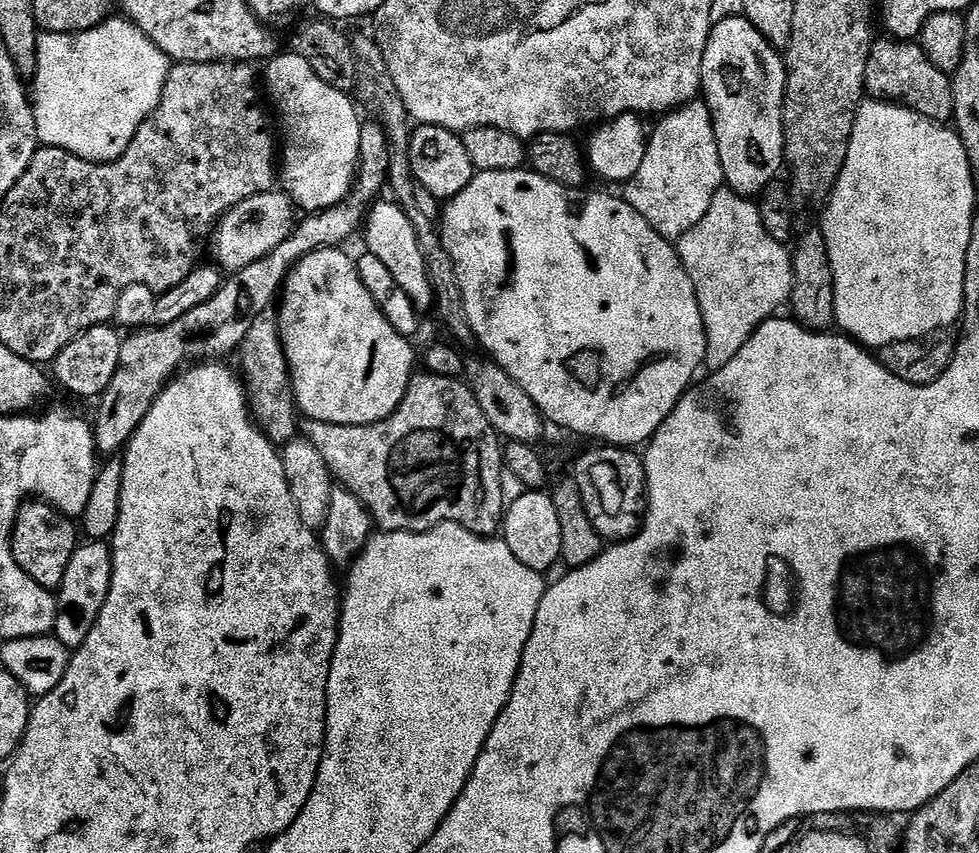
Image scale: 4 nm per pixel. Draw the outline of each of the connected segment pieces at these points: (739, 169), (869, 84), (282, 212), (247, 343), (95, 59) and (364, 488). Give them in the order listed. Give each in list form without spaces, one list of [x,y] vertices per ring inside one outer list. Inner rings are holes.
[[[743,15],[726,17],[725,20],[713,23],[706,54],[702,58],[702,100],[712,115],[725,185],[740,196],[759,197],[761,190],[777,179],[785,167],[784,87],[787,77],[784,56]]]
[[[895,38],[883,39],[877,39],[873,43],[868,55],[864,75],[865,93],[875,101],[887,101],[911,108],[930,120],[951,121],[954,98],[949,73],[935,68],[928,61],[919,43],[905,42]]]
[[[283,191],[259,192],[256,196],[246,198],[246,202],[238,202],[216,221],[211,233],[212,256],[211,259],[225,273],[231,274],[250,266],[250,262],[258,262],[258,258],[266,258],[274,246],[286,242],[293,228],[298,223],[297,209]]]
[[[264,311],[254,318],[254,322],[250,322],[250,330],[246,330],[246,338],[238,349],[239,356],[238,372],[242,377],[244,395],[248,397],[248,410],[256,421],[256,427],[271,444],[277,446],[297,439],[296,395],[292,389],[292,374],[288,371],[288,359],[280,337],[280,322],[275,311]]]
[[[109,18],[98,25],[97,28],[91,28],[85,32],[41,31],[38,38],[38,62],[36,63],[36,75],[34,77],[36,85],[33,88],[31,85],[30,99],[32,101],[32,113],[36,119],[36,139],[43,147],[61,148],[69,152],[71,156],[89,160],[92,164],[107,164],[118,159],[119,156],[123,156],[124,151],[130,146],[138,126],[142,126],[144,119],[160,105],[162,90],[168,81],[168,69],[170,67],[168,55],[162,50],[158,50],[158,46],[154,46],[154,42],[150,42],[150,38],[146,38],[140,33],[127,18],[119,19]]]
[[[433,374],[420,375],[413,375],[412,381],[408,383],[408,389],[402,398],[402,402],[394,410],[394,414],[390,414],[382,422],[367,424],[366,426],[338,426],[330,422],[305,419],[302,424],[303,439],[312,443],[315,450],[318,450],[318,453],[325,459],[325,465],[331,475],[338,481],[339,487],[345,488],[347,492],[352,492],[364,503],[365,510],[372,517],[373,525],[380,532],[429,532],[431,528],[436,528],[439,524],[451,522],[461,524],[466,530],[473,532],[475,536],[495,537],[501,531],[506,511],[506,499],[504,500],[504,492],[500,489],[502,448],[498,443],[498,437],[489,428],[471,388],[463,379]]]

